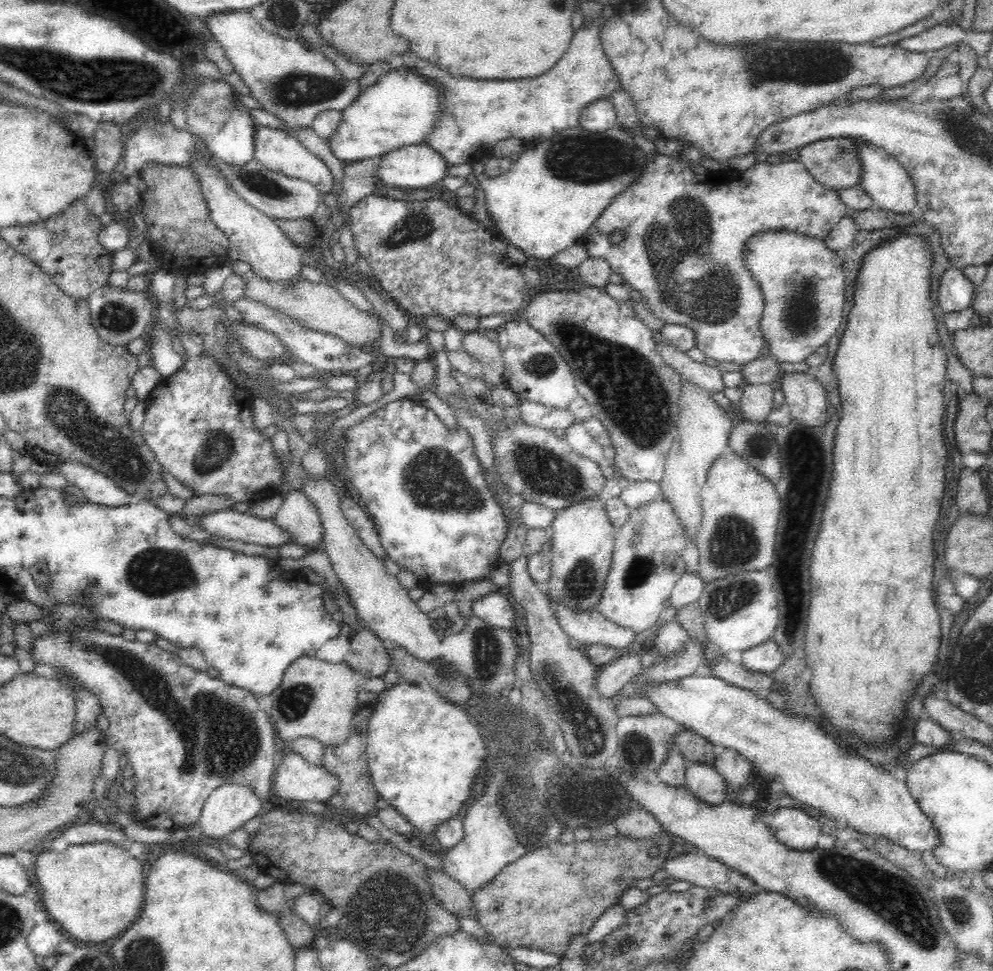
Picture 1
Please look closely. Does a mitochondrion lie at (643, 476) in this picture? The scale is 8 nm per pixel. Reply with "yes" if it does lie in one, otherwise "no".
no

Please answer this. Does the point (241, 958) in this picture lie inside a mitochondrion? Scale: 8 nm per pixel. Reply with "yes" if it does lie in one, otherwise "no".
no

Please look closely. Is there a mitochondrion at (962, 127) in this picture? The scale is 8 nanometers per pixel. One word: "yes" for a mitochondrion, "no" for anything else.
yes

